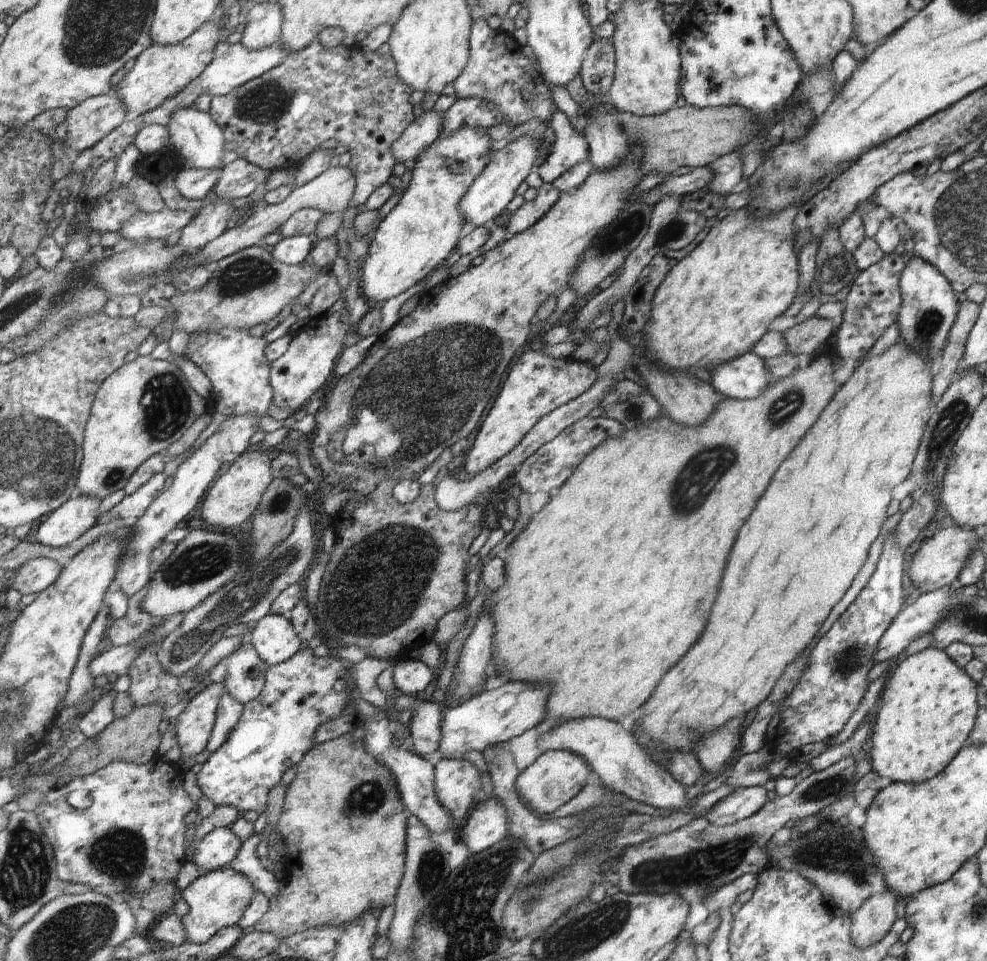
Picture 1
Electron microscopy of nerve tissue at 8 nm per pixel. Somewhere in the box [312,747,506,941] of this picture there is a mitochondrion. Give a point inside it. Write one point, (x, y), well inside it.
(431, 868)

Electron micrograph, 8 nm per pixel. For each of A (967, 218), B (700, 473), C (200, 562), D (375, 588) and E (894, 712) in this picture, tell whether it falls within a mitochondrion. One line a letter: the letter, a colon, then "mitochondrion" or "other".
A: mitochondrion
B: mitochondrion
C: mitochondrion
D: mitochondrion
E: other

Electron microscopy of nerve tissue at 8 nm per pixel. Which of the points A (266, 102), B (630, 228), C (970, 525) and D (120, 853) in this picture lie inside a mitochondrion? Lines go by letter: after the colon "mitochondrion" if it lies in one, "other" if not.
A: mitochondrion
B: mitochondrion
C: other
D: mitochondrion

